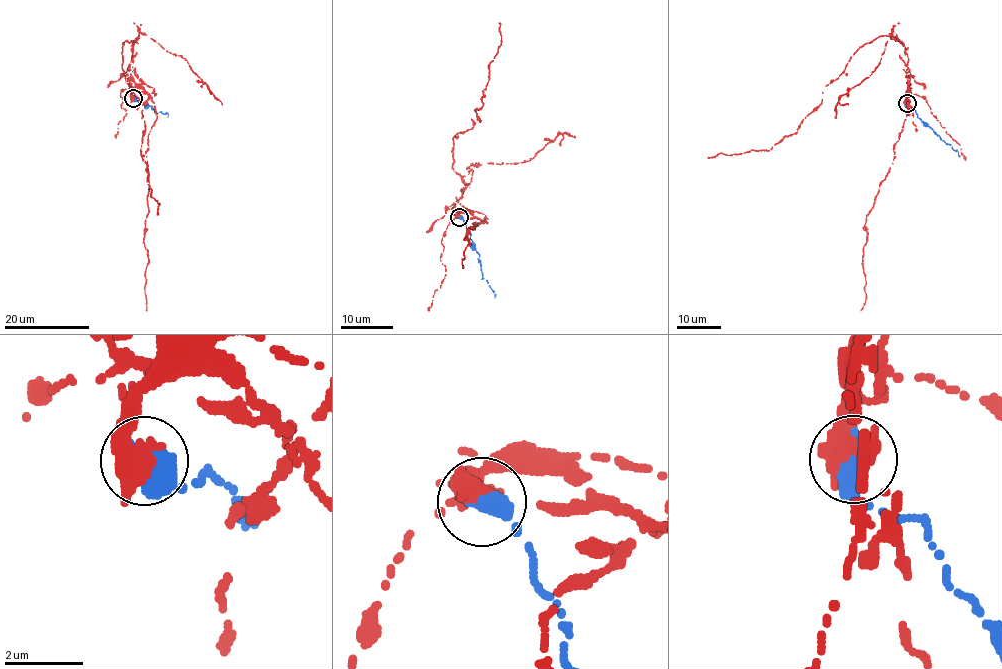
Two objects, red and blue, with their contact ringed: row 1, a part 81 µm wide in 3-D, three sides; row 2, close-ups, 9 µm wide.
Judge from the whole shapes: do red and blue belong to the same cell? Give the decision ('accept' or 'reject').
reject

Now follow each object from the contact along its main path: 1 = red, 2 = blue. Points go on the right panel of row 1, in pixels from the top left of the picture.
1: (906, 103), (909, 75), (904, 45), (882, 35), (851, 56), (794, 133), (769, 150), (708, 158)
2: (907, 103), (908, 108), (915, 109), (919, 118), (957, 150), (959, 156)

